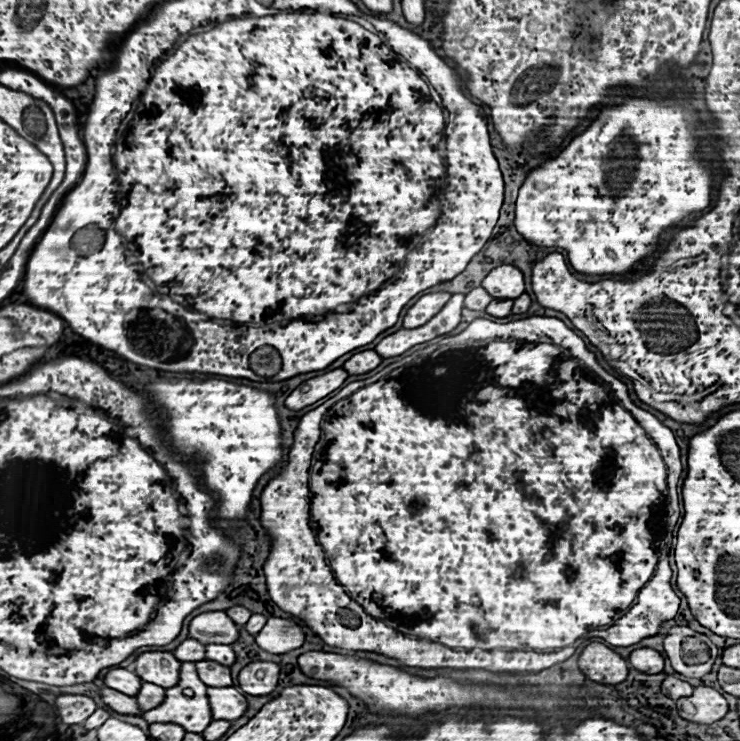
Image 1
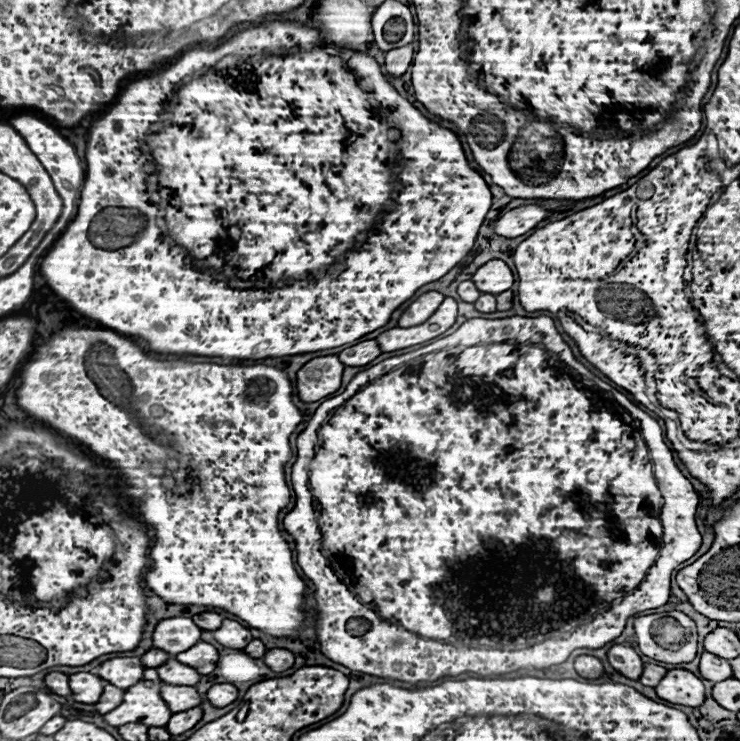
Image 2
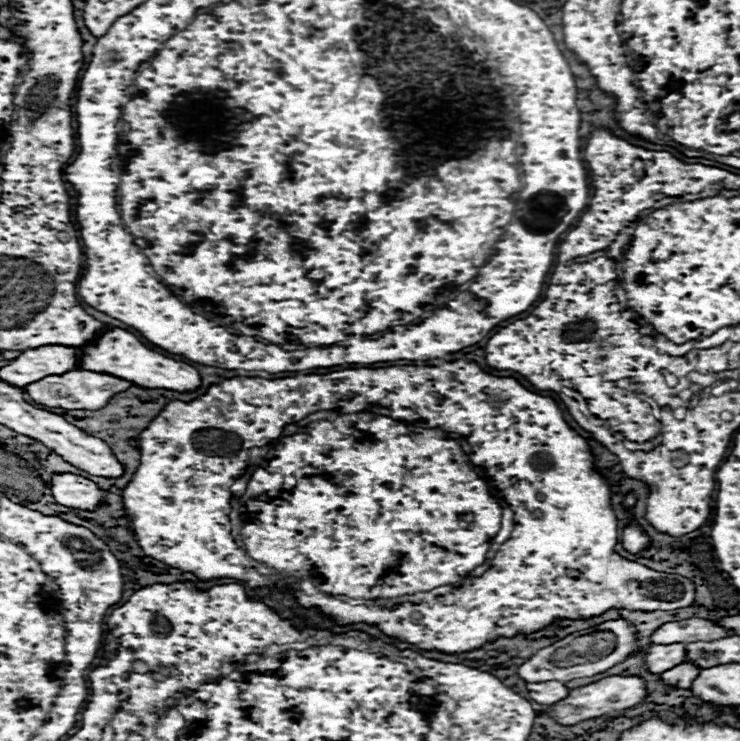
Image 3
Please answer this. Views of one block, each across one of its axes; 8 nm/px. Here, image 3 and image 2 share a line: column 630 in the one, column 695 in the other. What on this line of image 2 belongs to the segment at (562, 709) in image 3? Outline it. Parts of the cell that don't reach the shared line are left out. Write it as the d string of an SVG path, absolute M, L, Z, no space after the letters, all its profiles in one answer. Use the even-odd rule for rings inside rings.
M670 670L658 682L656 694L668 702L696 708L704 702L704 684L688 670Z

